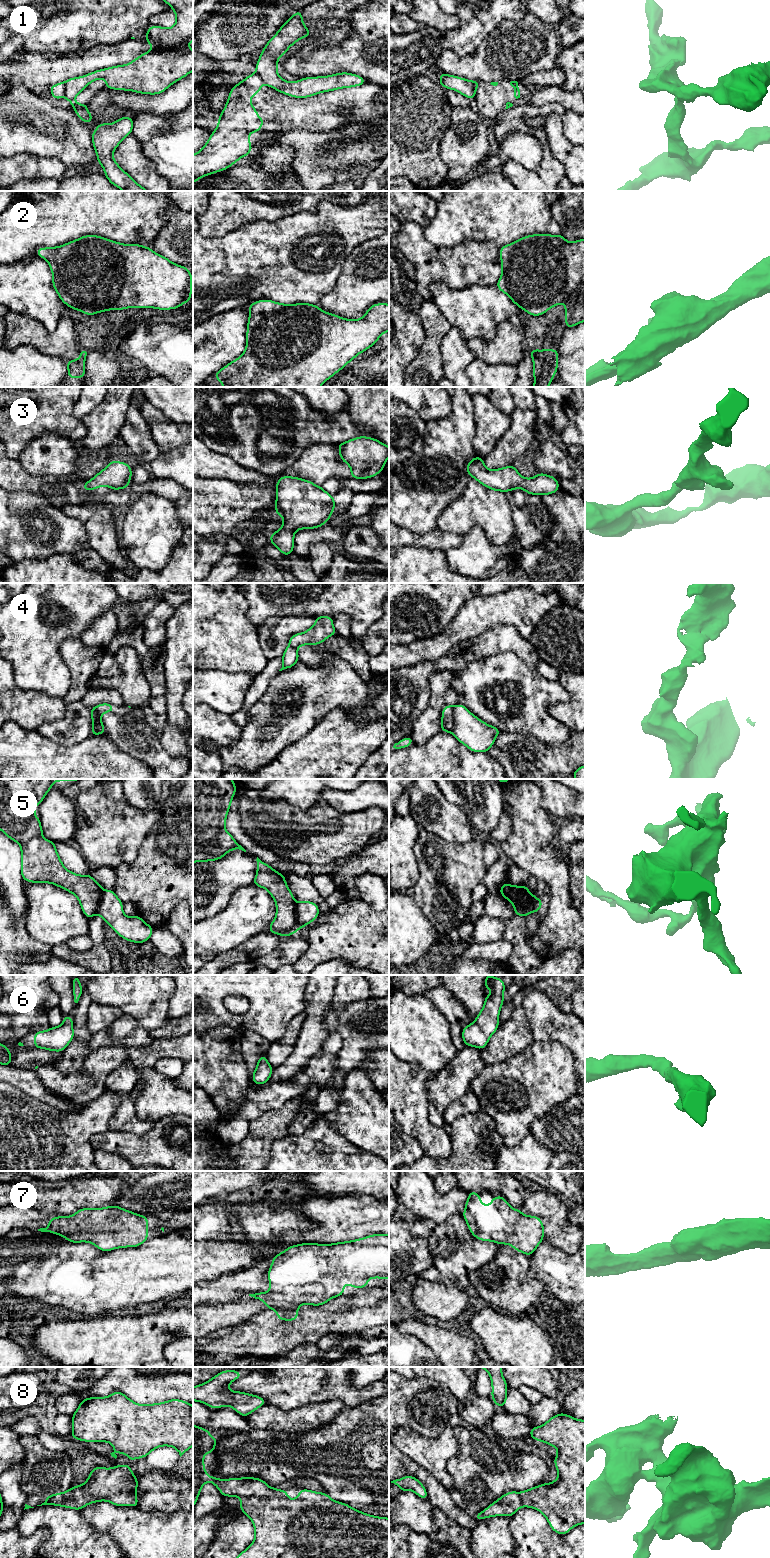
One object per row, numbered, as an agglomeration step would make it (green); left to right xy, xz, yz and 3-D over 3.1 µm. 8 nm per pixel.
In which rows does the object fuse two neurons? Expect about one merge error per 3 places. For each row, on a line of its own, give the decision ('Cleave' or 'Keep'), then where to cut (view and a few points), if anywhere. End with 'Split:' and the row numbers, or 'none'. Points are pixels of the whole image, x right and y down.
1: Cleave. Split along xy (65, 82), (65, 91), (63, 93)
2: Keep. No split
3: Keep. No split
4: Cleave. Split along xy (94, 707), (97, 713), (96, 729), (99, 733)
5: Cleave. Split along xz (296, 903), (295, 917), (298, 928)
6: Keep. No split
7: Keep. No split
8: Keep. No split
Split: 1, 4, 5

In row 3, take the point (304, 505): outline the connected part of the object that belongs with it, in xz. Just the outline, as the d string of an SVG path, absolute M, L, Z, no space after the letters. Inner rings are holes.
M280 477L276 482L275 513L284 521L278 531L269 535L270 543L284 556L290 555L294 549L295 532L323 526L334 509L334 497L322 486L298 477Z

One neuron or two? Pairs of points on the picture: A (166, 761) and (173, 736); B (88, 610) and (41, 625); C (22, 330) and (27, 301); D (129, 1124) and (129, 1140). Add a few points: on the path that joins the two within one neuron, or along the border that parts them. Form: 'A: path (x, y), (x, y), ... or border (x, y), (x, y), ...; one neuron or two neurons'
A: border (162, 730), (161, 746), (171, 755), (182, 757); two neurons
B: path (76, 610), (57, 611), (53, 615); one neuron
C: border (10, 310), (36, 319), (45, 328); two neurons
D: border (110, 1127), (137, 1134), (143, 1134), (152, 1128); two neurons

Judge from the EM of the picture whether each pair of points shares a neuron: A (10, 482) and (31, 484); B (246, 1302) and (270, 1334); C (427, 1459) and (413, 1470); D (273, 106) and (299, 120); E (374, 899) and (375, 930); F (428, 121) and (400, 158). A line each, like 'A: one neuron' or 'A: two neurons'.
A: one neuron
B: two neurons
C: two neurons
D: one neuron
E: two neurons
F: one neuron

